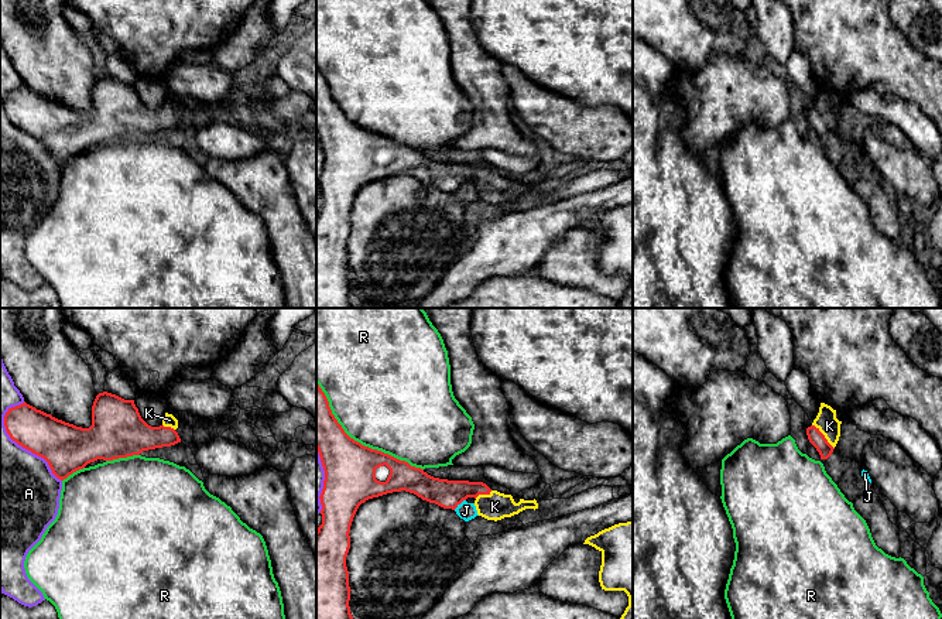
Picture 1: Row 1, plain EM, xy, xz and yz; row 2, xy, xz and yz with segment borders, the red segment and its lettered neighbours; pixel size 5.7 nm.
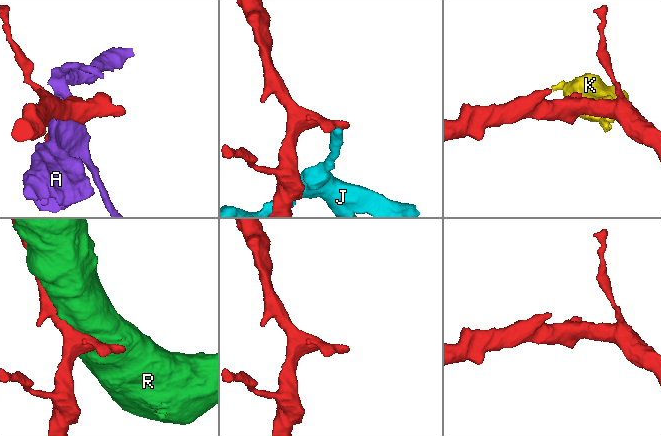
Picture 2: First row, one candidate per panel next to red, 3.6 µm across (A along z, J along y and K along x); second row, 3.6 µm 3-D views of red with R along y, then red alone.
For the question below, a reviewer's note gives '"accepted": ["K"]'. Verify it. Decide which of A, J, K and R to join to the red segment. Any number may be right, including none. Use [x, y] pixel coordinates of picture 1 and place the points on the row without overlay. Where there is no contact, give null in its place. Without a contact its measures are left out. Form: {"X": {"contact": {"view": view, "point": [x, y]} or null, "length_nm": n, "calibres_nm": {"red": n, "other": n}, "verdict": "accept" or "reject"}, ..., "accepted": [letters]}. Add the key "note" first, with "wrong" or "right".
{"note": "right", "A": {"contact": {"view": "xy", "point": [23, 130]}, "length_nm": 500, "calibres_nm": {"red": 280, "other": 500}, "verdict": "reject"}, "J": {"contact": {"view": "xz", "point": [459, 187]}, "length_nm": 90, "calibres_nm": {"red": 160, "other": 100}, "verdict": "reject"}, "K": {"contact": {"view": "yz", "point": [824, 120]}, "length_nm": 190, "calibres_nm": {"red": 90, "other": 120}, "verdict": "accept"}, "R": {"contact": {"view": "xz", "point": [359, 126]}, "length_nm": 800, "calibres_nm": {"red": 300, "other": 500}, "verdict": "reject"}, "accepted": ["K"]}

